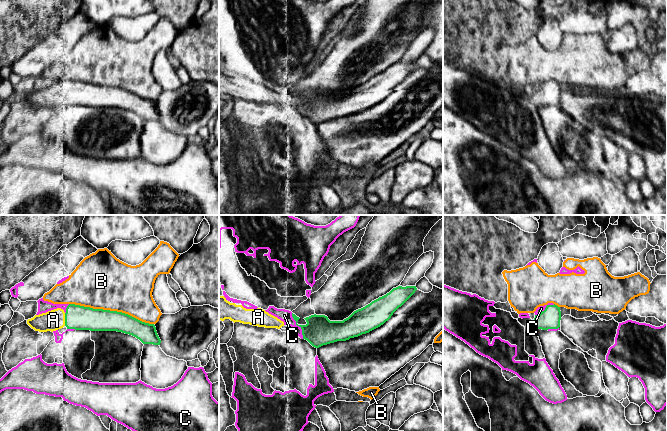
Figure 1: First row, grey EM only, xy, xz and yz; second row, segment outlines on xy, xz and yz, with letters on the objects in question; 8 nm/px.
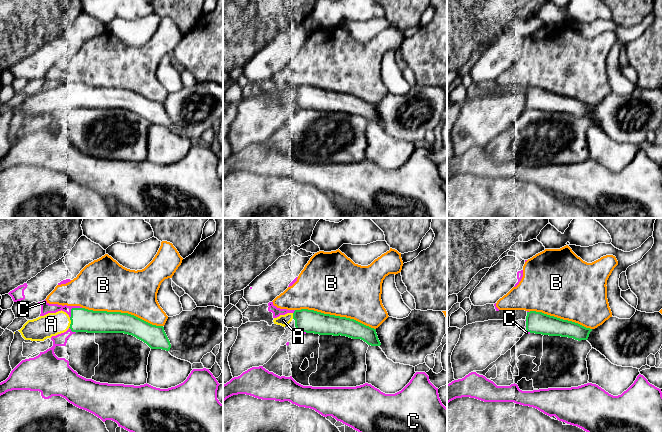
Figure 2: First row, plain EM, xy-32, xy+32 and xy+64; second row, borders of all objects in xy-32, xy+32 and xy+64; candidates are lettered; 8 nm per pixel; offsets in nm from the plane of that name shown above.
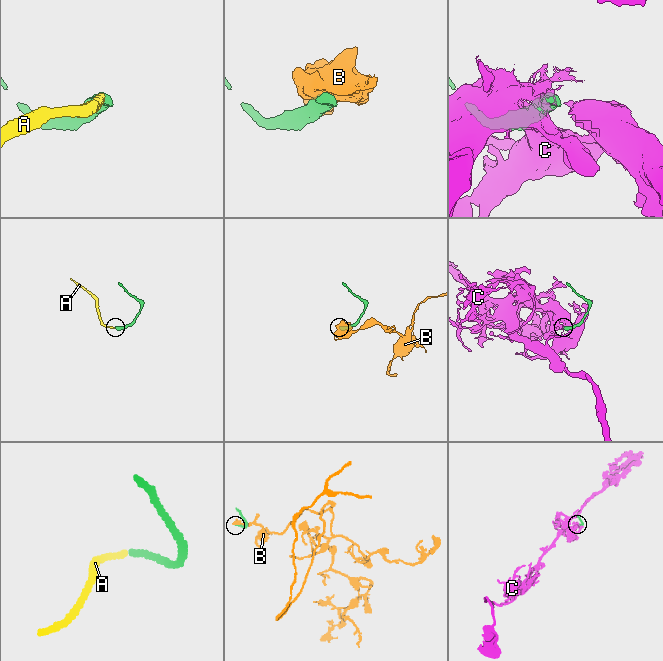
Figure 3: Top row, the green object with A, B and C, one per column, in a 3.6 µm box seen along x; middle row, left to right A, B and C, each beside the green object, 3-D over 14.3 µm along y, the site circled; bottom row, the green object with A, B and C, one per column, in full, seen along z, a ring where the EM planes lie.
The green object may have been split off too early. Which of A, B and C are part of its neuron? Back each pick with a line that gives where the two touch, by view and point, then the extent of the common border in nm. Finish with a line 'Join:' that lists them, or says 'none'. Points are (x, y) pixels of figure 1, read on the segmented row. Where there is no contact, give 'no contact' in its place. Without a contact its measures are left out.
A: meets green in xy at (65, 319); contact 100 nm long
Join: A

